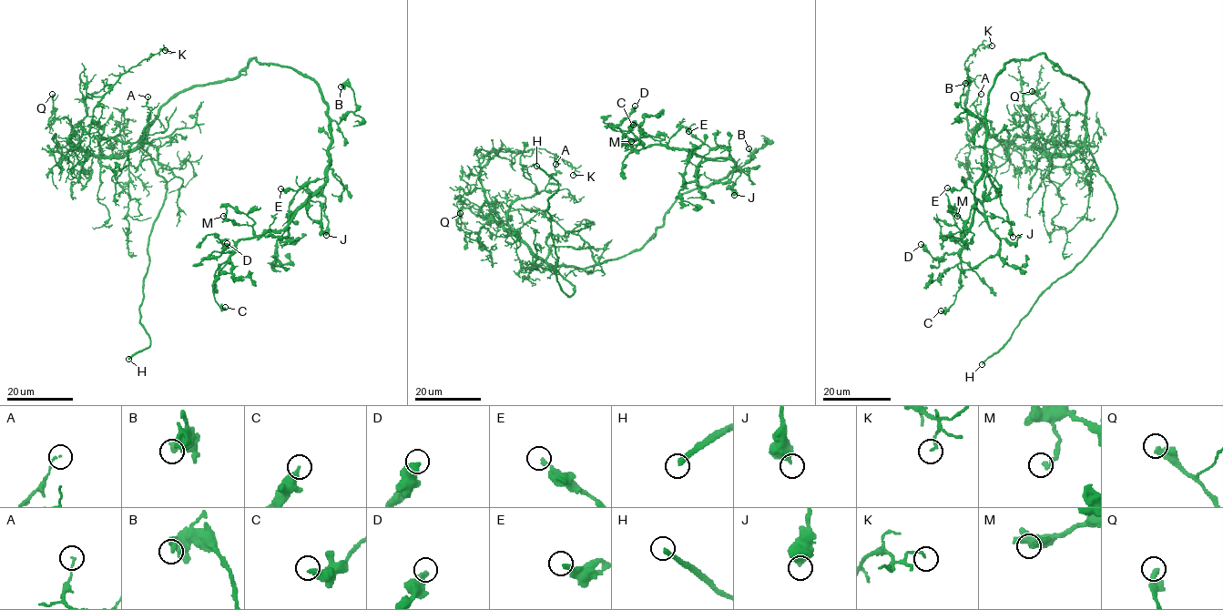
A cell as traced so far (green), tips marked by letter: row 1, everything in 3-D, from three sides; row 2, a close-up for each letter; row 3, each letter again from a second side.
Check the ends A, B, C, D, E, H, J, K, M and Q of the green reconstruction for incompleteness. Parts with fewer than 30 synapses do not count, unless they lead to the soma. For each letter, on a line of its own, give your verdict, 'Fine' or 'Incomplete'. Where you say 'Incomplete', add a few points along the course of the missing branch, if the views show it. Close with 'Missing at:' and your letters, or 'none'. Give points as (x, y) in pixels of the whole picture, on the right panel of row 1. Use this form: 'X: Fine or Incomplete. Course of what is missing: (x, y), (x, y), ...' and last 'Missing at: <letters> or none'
A: Fine
B: Fine
C: Fine
D: Fine
E: Fine
H: Incomplete. Course of what is missing: (982, 364), (968, 386), (956, 379), (951, 379), (941, 391), (943, 393)
J: Fine
K: Fine
M: Fine
Q: Fine
Missing at: H

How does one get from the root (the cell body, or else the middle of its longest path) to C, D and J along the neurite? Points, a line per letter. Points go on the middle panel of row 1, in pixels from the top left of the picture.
C: (644, 245), (680, 195), (738, 169), (729, 158), (698, 157), (687, 149), (623, 145), (620, 140), (633, 125)
D: (644, 245), (680, 195), (738, 169), (729, 158), (698, 157), (660, 145), (645, 147), (617, 127), (635, 106)
J: (644, 245), (662, 225), (665, 213), (680, 195), (719, 181), (738, 168), (731, 177), (734, 195)

